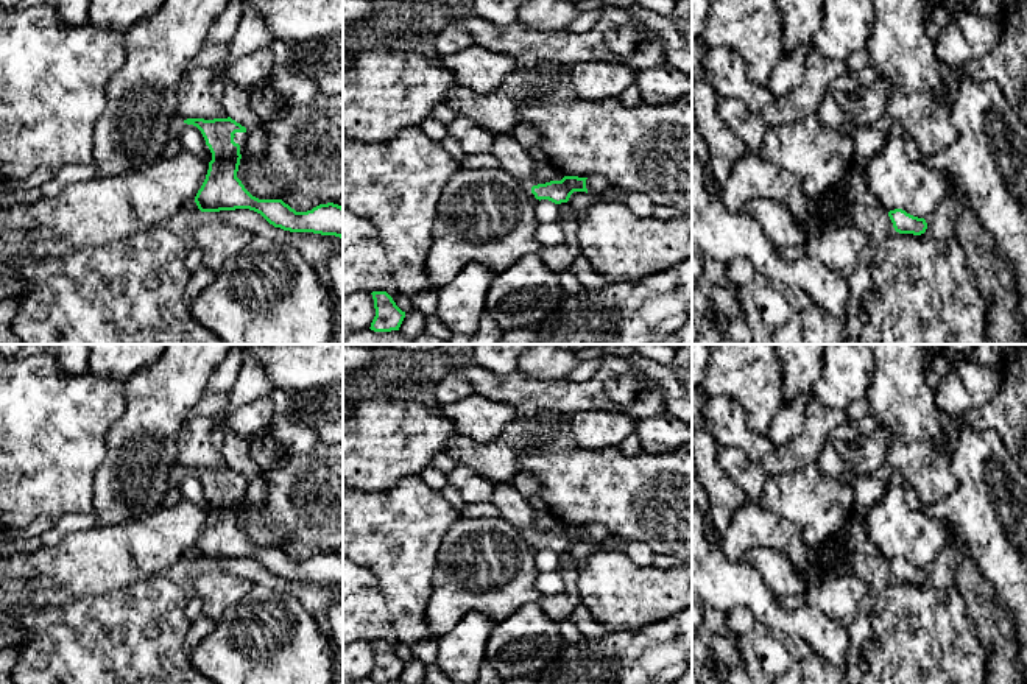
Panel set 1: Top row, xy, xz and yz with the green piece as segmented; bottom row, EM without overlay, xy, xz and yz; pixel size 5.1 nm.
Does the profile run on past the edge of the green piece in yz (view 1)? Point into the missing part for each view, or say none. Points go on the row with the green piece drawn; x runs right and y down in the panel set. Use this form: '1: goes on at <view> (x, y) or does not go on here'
1: does not go on here

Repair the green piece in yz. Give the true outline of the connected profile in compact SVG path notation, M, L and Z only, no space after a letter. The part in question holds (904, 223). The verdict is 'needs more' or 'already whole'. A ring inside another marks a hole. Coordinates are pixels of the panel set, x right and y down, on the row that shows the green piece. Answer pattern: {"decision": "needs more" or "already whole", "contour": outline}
{"decision": "already whole", "contour": "M895 209L888 212L893 227L899 234L921 235L927 229L924 218L913 217L902 209Z"}

